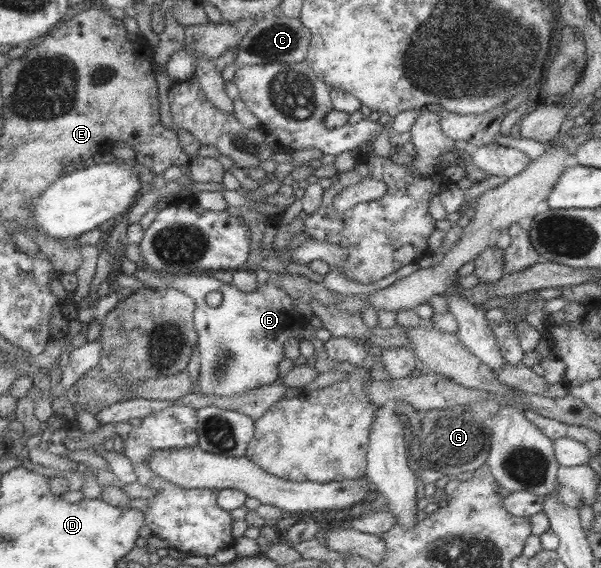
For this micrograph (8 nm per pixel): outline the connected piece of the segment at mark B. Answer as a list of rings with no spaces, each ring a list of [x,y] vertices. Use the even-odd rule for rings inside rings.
[[[172,274],[160,276],[168,287],[175,288],[194,300],[193,323],[196,329],[199,350],[198,378],[196,392],[206,396],[236,396],[245,391],[254,390],[263,385],[270,385],[278,379],[278,364],[284,358],[284,342],[290,338],[300,340],[300,330],[309,320],[300,315],[292,306],[292,299],[277,286],[274,279],[268,279],[251,291],[242,292],[230,283],[223,283],[208,274]],[[208,292],[220,292],[218,306],[206,304]]]

